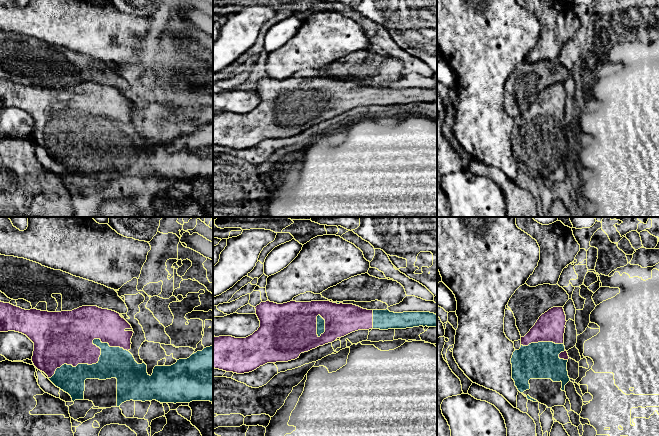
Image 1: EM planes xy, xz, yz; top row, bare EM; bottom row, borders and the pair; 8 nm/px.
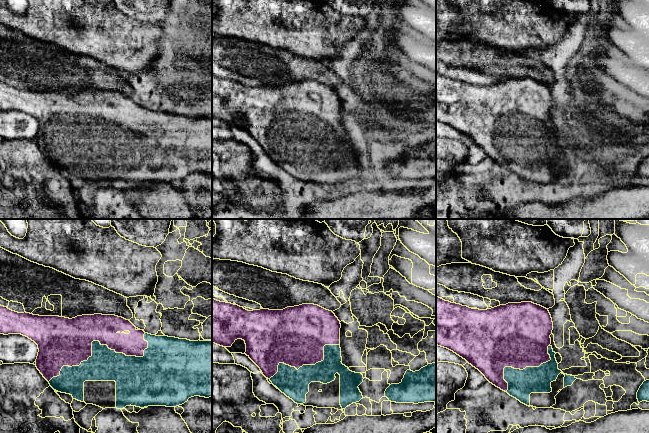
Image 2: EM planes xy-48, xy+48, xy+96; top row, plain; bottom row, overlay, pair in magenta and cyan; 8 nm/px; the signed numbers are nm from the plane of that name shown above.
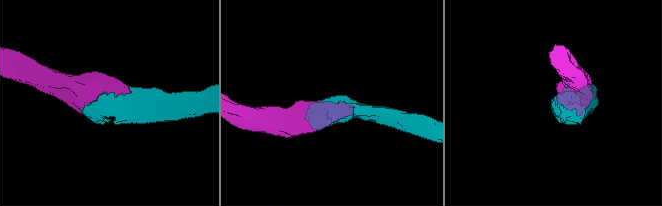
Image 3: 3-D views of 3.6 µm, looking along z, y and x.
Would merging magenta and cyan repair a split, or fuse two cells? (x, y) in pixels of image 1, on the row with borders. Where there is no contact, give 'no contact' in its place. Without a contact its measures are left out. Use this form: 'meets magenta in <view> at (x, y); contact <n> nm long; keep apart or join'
meets magenta in xy at (98, 358); contact 650 nm long; join

